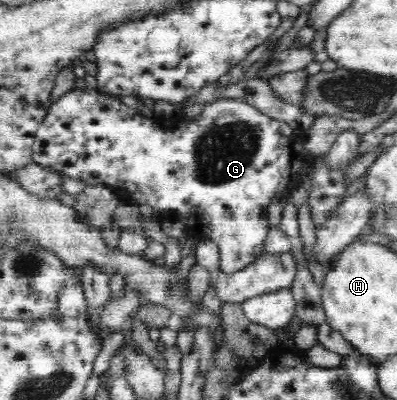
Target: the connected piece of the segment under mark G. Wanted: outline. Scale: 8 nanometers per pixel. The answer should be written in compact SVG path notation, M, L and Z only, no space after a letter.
M74 88L69 92L61 95L61 97L51 104L43 123L40 123L39 129L36 131L36 138L34 141L34 155L33 160L35 160L36 165L42 167L42 169L47 169L47 171L53 171L54 173L63 173L67 177L73 177L73 179L83 179L87 181L91 186L107 186L109 189L115 189L123 195L123 199L127 201L133 201L134 205L149 205L153 207L154 211L157 211L157 217L162 218L165 209L175 209L179 215L178 219L181 219L185 226L189 228L195 228L197 234L217 243L220 252L220 272L231 274L232 272L237 272L243 270L248 264L254 263L259 257L264 255L264 247L266 243L267 235L270 231L269 219L267 218L267 207L271 203L271 199L277 195L277 193L283 193L283 189L293 189L297 183L299 183L299 175L303 173L305 167L313 167L315 169L315 175L313 175L313 193L309 195L310 211L312 220L317 227L323 227L331 219L333 211L341 205L341 199L343 199L343 194L347 191L351 180L347 176L348 165L355 163L357 157L347 161L343 167L330 170L324 164L323 154L313 154L312 152L307 152L304 148L306 134L299 133L298 128L293 128L288 123L273 119L271 116L265 115L259 109L246 104L245 101L235 100L235 99L216 99L215 101L210 101L206 103L203 107L203 111L199 115L195 116L195 119L189 119L191 123L179 123L177 121L177 127L163 127L160 123L157 125L157 121L153 123L151 118L146 118L141 116L137 112L137 109L131 108L123 104L118 98L114 98L110 94L102 94L99 90L95 88Z

